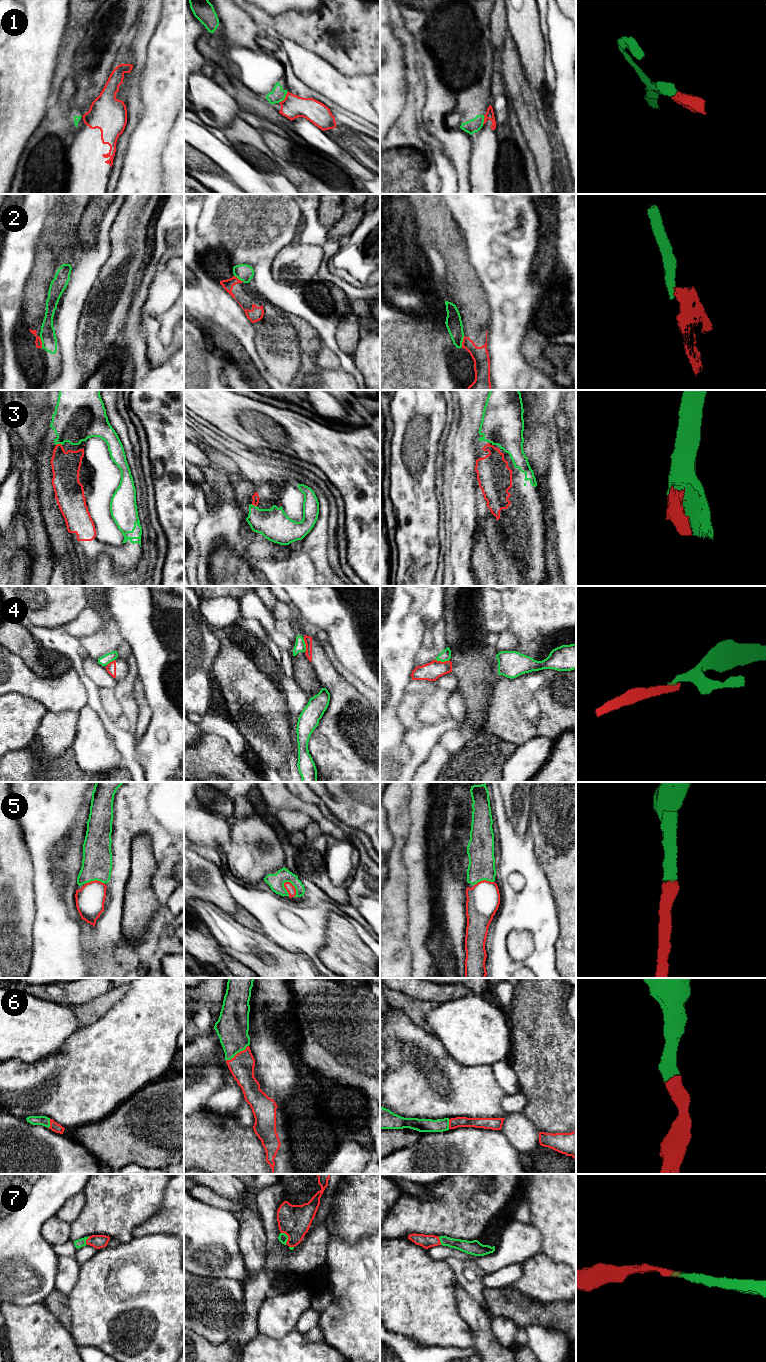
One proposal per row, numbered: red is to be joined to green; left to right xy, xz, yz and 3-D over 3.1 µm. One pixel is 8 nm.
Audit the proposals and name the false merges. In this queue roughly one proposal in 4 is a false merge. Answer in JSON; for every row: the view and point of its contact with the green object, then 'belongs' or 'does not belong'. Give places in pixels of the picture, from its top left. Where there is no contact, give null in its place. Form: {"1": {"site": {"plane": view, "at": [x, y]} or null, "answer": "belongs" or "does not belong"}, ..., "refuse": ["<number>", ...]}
{"1": {"site": {"plane": "xz", "at": [284, 98]}, "answer": "does not belong"}, "2": {"site": {"plane": "xy", "at": [42, 342]}, "answer": "does not belong"}, "3": {"site": {"plane": "xy", "at": [58, 443]}, "answer": "belongs"}, "4": {"site": {"plane": "yz", "at": [442, 661]}, "answer": "does not belong"}, "5": {"site": {"plane": "xz", "at": [294, 886]}, "answer": "belongs"}, "6": {"site": {"plane": "xz", "at": [237, 1052]}, "answer": "belongs"}, "7": {"site": {"plane": "xz", "at": [287, 1237]}, "answer": "belongs"}, "refuse": ["1", "2", "4"]}

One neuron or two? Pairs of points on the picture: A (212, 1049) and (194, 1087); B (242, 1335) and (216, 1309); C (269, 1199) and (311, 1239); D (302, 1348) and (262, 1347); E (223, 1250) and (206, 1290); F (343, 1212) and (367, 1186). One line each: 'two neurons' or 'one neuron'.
A: one neuron
B: two neurons
C: one neuron
D: one neuron
E: two neurons
F: one neuron

